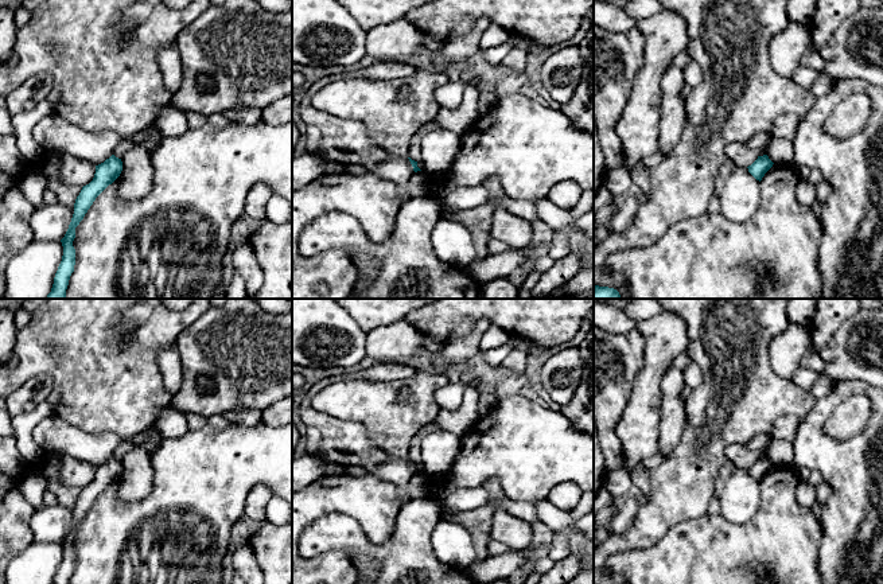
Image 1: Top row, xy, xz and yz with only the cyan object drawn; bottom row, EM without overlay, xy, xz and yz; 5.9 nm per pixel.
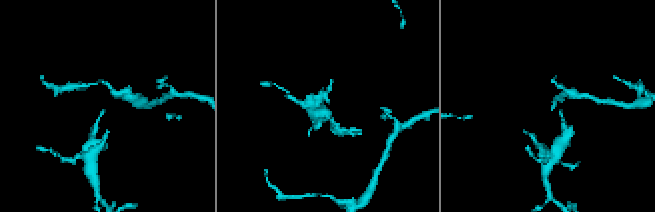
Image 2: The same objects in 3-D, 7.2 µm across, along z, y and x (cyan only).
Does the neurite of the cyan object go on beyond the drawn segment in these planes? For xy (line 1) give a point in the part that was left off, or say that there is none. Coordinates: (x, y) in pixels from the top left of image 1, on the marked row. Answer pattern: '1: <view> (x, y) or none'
1: none

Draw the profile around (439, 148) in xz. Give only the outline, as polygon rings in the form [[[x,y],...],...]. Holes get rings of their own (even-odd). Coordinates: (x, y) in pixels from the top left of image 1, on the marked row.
[[[437,128],[421,140],[421,161],[424,172],[437,176],[450,170],[462,148],[462,135]]]

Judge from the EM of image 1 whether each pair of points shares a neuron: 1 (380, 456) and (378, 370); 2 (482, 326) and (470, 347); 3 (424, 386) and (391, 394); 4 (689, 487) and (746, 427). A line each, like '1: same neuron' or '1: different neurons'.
1: same neuron
2: same neuron
3: same neuron
4: same neuron

